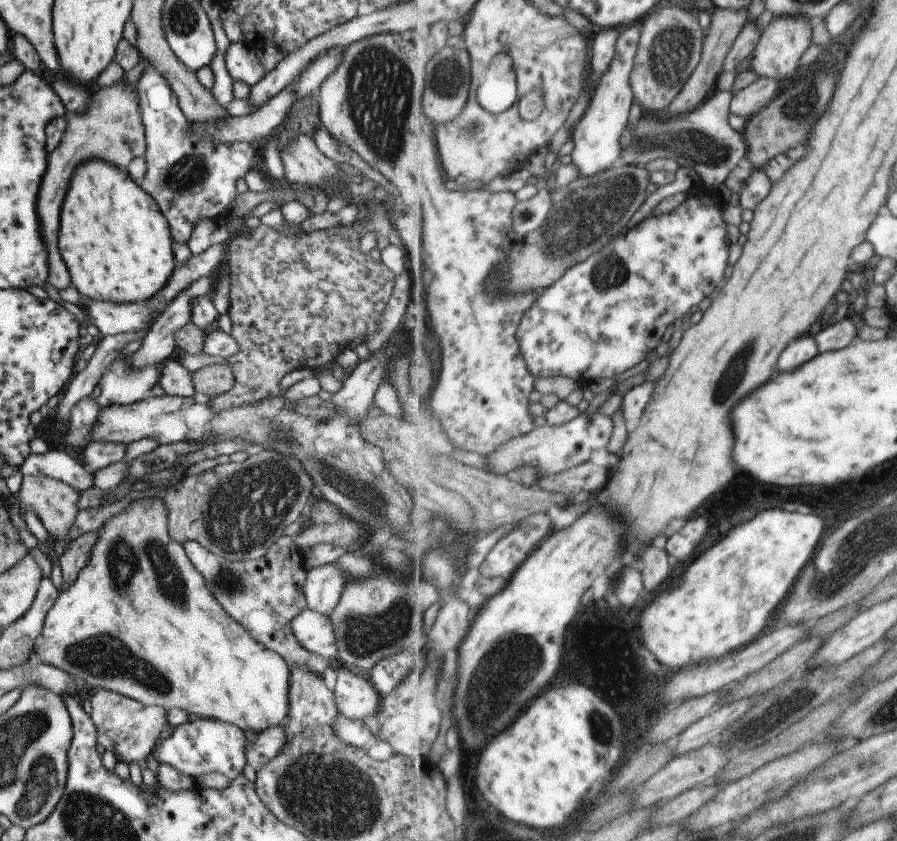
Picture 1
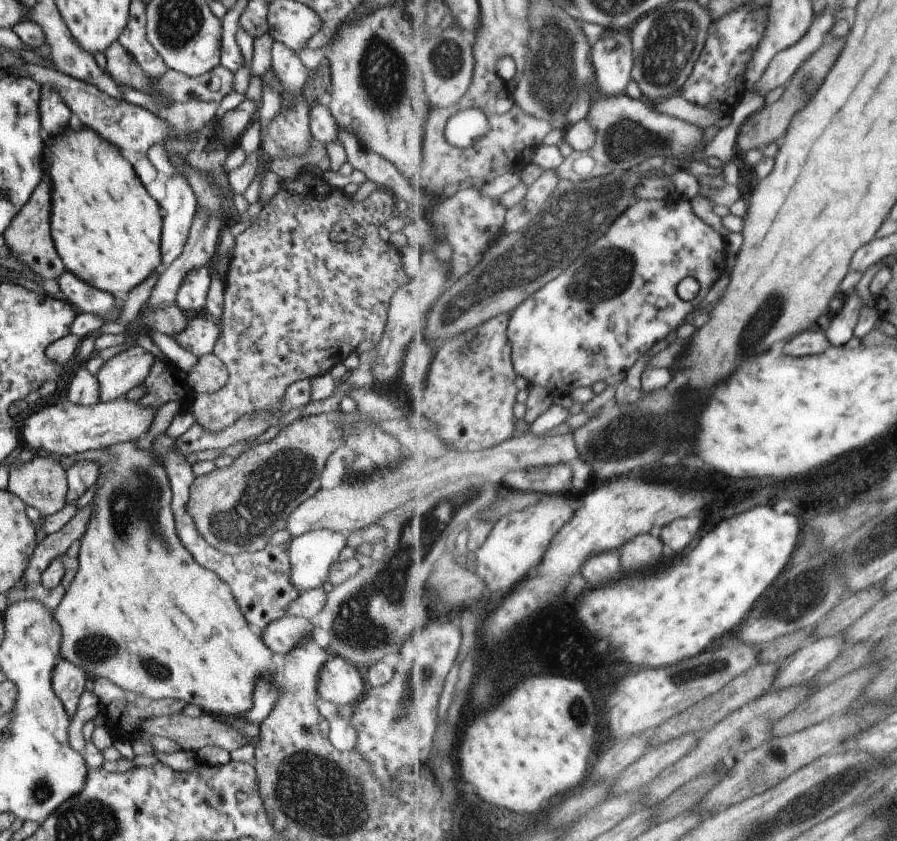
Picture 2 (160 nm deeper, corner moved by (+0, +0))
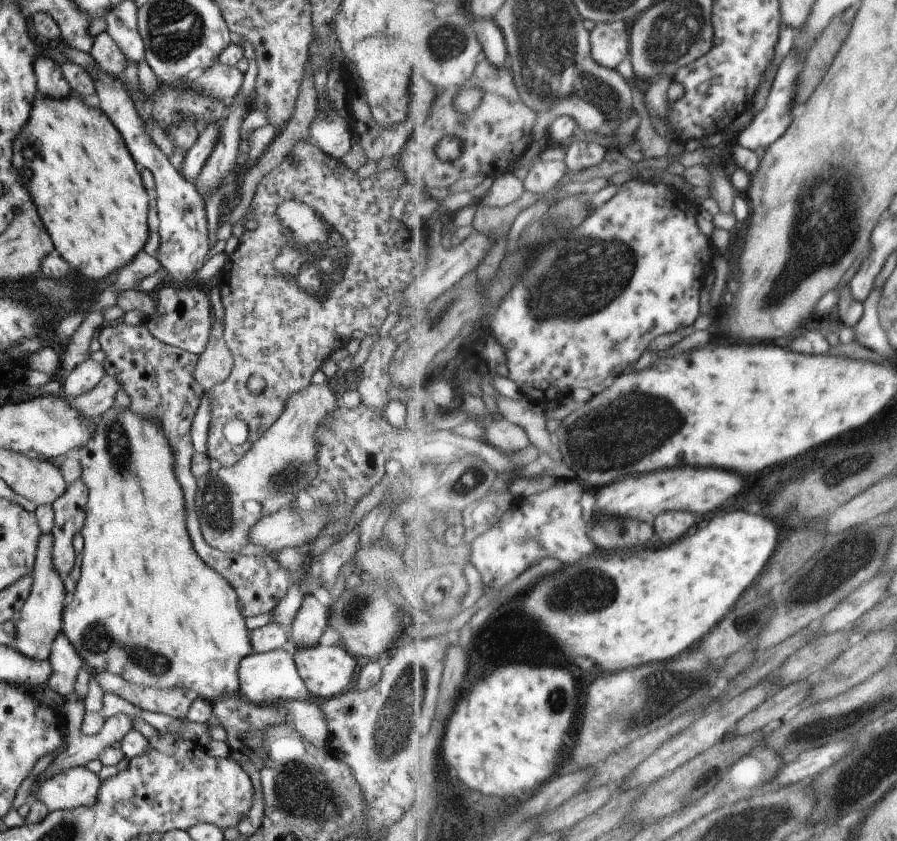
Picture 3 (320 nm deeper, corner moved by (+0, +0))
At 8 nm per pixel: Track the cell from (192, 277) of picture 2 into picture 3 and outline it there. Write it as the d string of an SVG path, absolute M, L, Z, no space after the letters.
M101 68L90 69L87 71L94 80L95 98L97 108L105 112L105 116L113 122L117 132L121 134L131 158L135 164L143 166L151 172L157 195L155 210L158 220L155 227L159 236L159 244L155 257L162 268L169 272L166 282L175 285L199 285L191 279L191 274L197 272L205 263L203 257L208 250L206 210L204 200L200 192L191 182L181 178L178 170L170 164L169 159L153 143L151 137L145 133L144 124L137 116L133 103L126 93L125 86L119 80L113 80Z

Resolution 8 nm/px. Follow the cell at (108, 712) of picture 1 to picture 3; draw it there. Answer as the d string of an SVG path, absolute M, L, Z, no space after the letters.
M110 672L96 673L95 677L103 692L113 692L141 710L176 719L185 719L189 705L197 697L193 689L183 689L182 686L168 689L146 687L127 682Z

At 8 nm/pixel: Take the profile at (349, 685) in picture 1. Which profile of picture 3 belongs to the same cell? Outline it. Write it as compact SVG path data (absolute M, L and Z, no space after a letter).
M320 643L310 647L298 646L291 654L298 677L308 694L318 700L324 700L348 691L353 687L355 672L359 662L347 651L344 651L340 644L324 646Z

